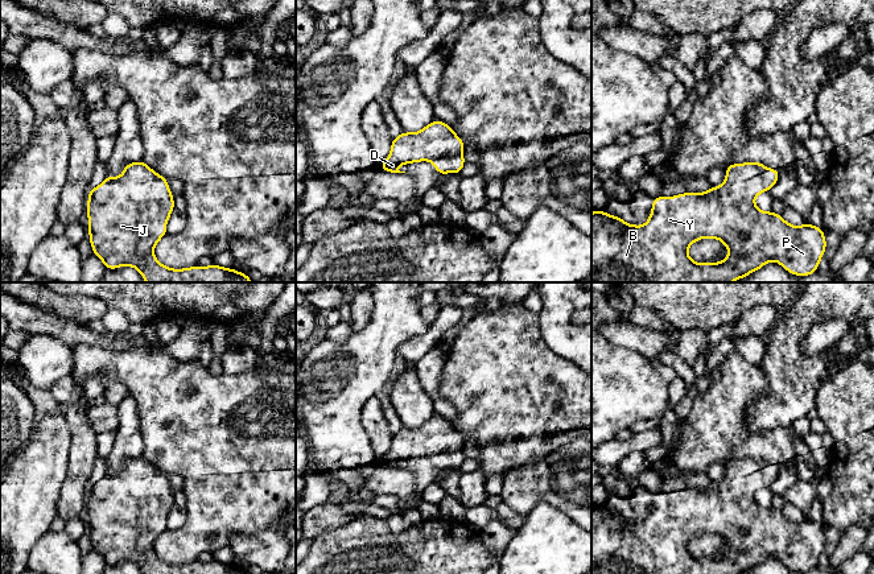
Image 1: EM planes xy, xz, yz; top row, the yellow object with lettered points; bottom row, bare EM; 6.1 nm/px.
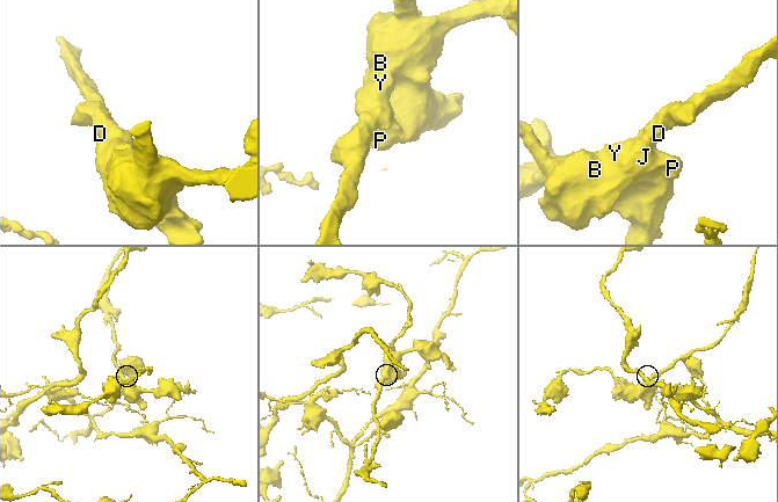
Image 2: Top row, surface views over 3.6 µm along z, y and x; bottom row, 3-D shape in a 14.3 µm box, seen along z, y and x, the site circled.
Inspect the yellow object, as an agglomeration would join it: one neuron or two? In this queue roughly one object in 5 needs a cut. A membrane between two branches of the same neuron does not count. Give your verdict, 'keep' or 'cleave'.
keep

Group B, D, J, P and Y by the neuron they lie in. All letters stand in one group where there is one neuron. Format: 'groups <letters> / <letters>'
groups B D J P Y

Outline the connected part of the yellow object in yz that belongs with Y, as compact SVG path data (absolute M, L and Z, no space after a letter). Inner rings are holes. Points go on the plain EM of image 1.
M760 458L733 459L726 463L726 474L720 483L712 482L706 488L684 488L676 492L657 492L644 521L627 520L623 515L605 507L591 508L591 574L742 574L775 556L795 571L809 571L819 565L826 536L821 523L804 519L791 521L782 511L756 504L754 495L770 487L779 475L779 466L767 464ZM704 533L721 536L729 545L721 558L697 559L688 552L688 542Z

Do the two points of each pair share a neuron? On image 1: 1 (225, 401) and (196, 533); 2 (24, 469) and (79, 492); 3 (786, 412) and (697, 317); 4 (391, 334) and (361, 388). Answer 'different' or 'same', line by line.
1: same
2: different
3: different
4: same

